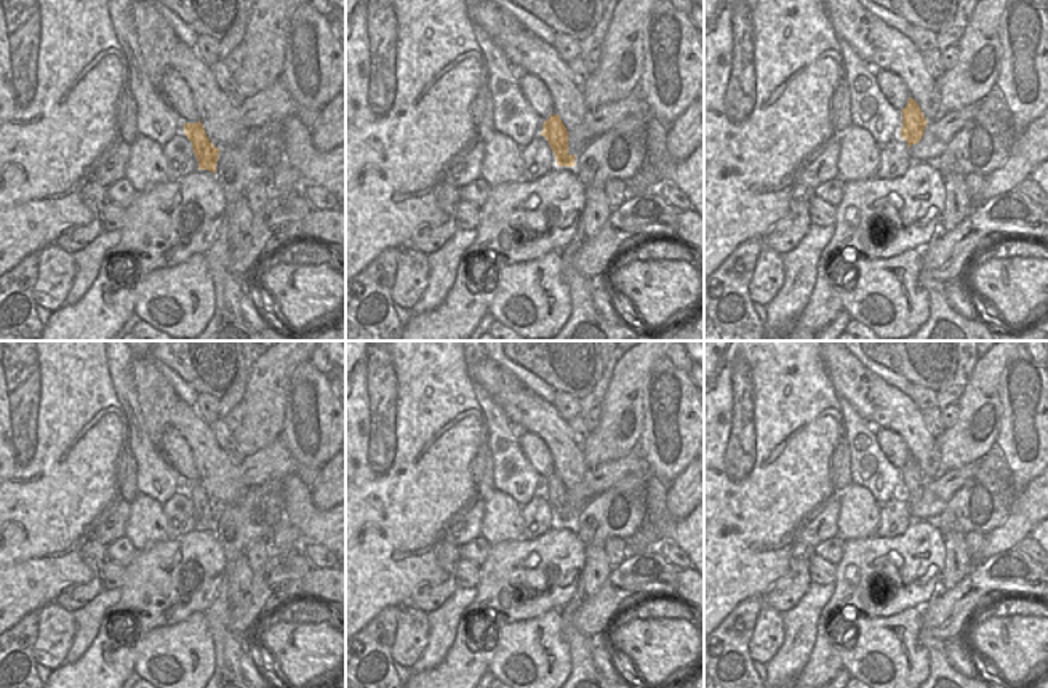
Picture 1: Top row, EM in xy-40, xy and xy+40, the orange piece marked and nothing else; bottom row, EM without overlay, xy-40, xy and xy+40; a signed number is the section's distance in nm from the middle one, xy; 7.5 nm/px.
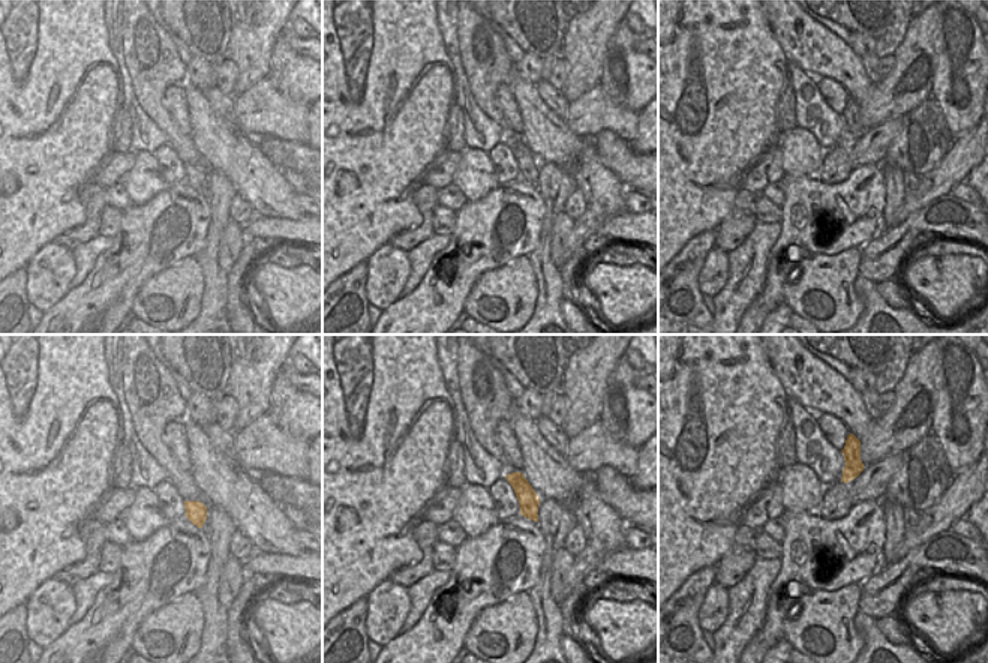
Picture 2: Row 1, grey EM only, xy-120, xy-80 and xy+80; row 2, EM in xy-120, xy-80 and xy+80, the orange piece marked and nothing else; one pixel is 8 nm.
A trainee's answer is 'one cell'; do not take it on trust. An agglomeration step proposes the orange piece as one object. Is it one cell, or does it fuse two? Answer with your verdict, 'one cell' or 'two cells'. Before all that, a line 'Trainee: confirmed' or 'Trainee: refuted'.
Trainee: confirmed
one cell

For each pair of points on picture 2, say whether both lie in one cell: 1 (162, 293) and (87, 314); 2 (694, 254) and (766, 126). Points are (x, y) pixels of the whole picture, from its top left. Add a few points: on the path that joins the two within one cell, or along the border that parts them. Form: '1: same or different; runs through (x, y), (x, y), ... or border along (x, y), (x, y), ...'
1: different; border along (155, 275), (137, 293), (131, 312)
2: different; border along (714, 230), (694, 234), (679, 252)

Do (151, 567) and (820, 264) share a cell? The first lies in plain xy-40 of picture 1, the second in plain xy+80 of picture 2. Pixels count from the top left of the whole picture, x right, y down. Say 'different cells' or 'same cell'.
different cells

